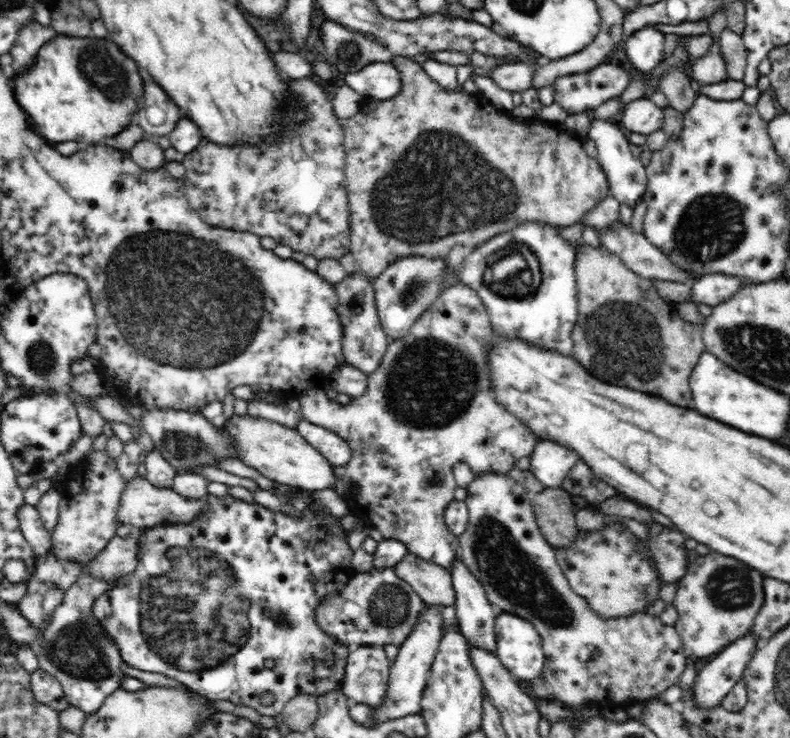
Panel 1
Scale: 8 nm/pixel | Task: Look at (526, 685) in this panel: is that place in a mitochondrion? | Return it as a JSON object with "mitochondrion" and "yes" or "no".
{"mitochondrion":"no"}

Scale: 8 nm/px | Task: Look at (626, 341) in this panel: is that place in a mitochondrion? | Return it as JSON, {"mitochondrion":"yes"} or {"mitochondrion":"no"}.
{"mitochondrion":"yes"}

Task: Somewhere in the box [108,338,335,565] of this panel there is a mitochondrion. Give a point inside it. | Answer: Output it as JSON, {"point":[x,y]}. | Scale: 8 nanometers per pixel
{"point":[180,445]}

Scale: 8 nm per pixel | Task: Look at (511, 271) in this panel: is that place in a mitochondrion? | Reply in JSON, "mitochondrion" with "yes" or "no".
{"mitochondrion":"yes"}

